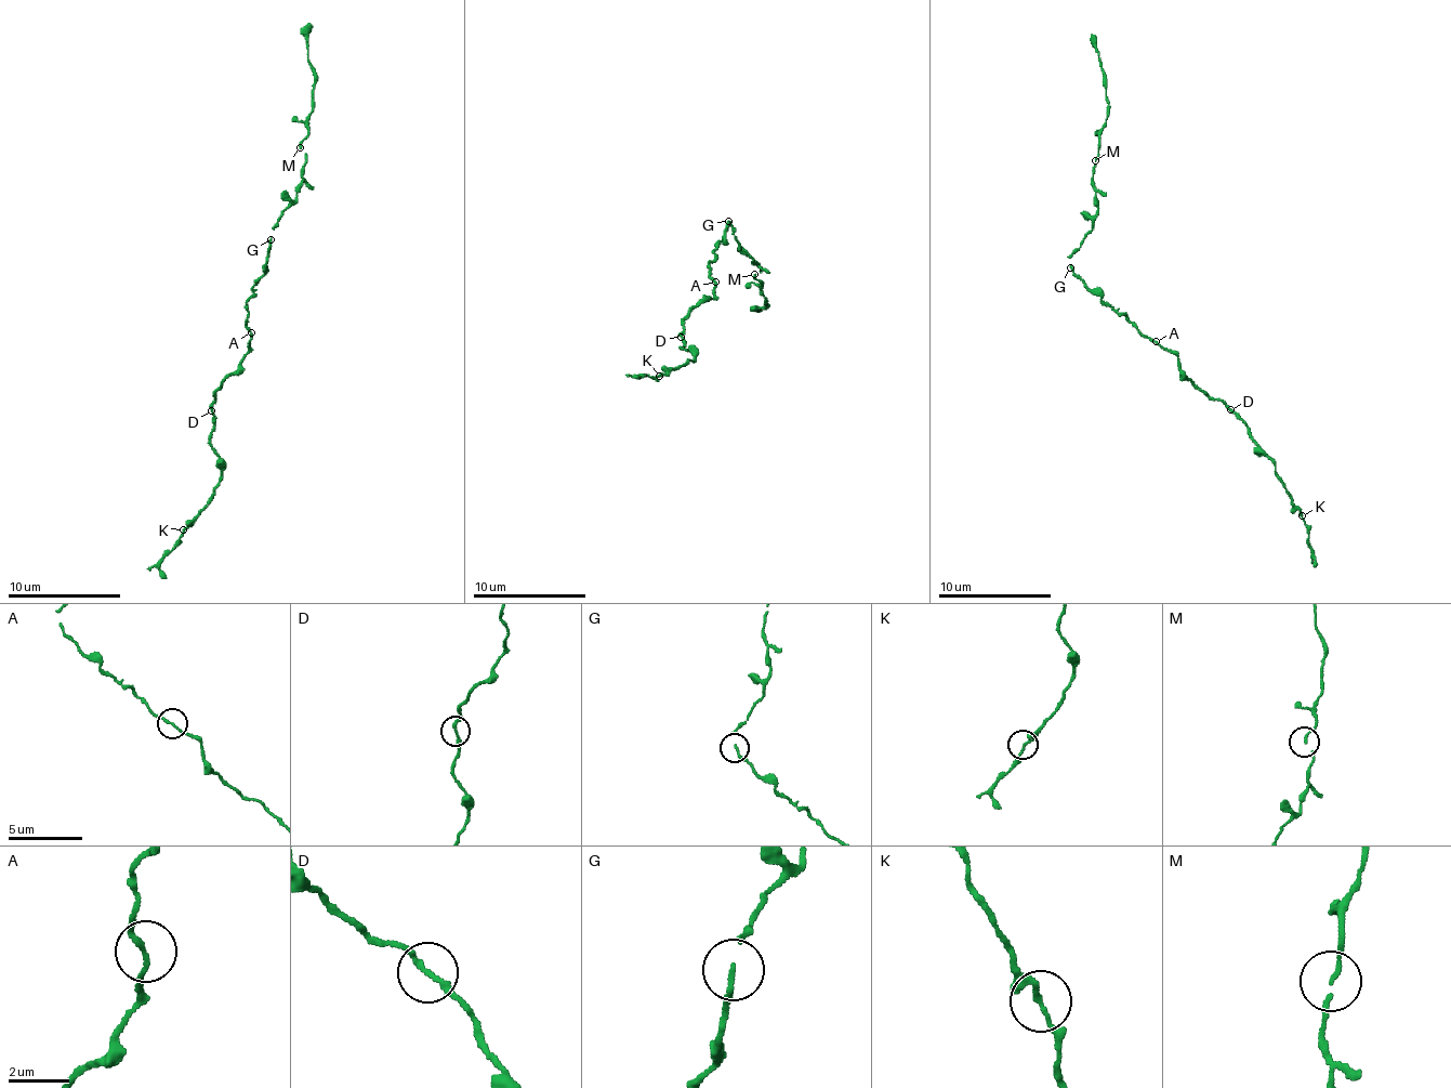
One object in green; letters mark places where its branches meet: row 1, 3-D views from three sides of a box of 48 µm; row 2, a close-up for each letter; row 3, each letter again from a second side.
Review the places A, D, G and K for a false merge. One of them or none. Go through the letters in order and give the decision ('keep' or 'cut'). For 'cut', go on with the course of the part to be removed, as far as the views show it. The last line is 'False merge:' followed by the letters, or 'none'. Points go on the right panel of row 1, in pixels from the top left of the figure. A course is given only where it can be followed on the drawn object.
A: keep
D: keep
G: keep
K: keep
False merge: none

